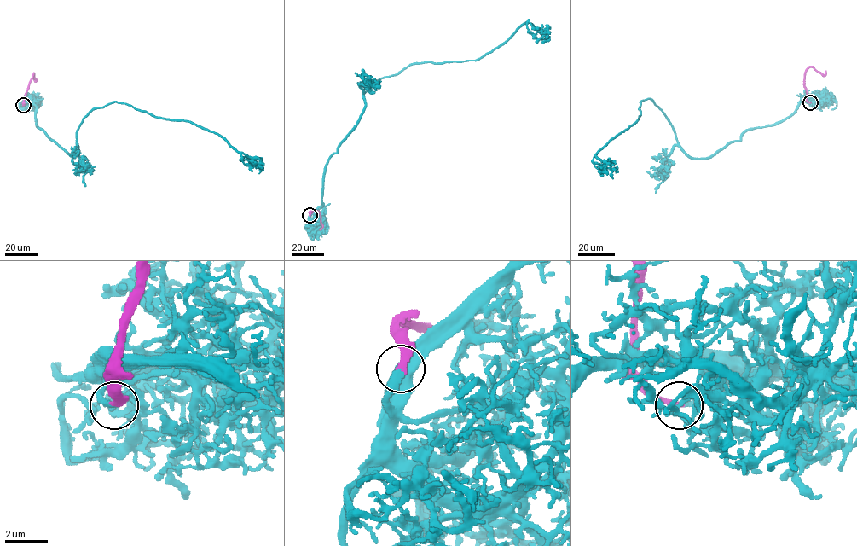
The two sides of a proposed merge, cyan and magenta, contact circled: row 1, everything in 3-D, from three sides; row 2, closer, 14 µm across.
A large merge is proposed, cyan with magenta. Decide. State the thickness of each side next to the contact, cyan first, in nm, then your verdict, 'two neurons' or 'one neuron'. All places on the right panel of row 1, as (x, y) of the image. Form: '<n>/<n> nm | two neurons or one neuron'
280/280 nm | one neuron

